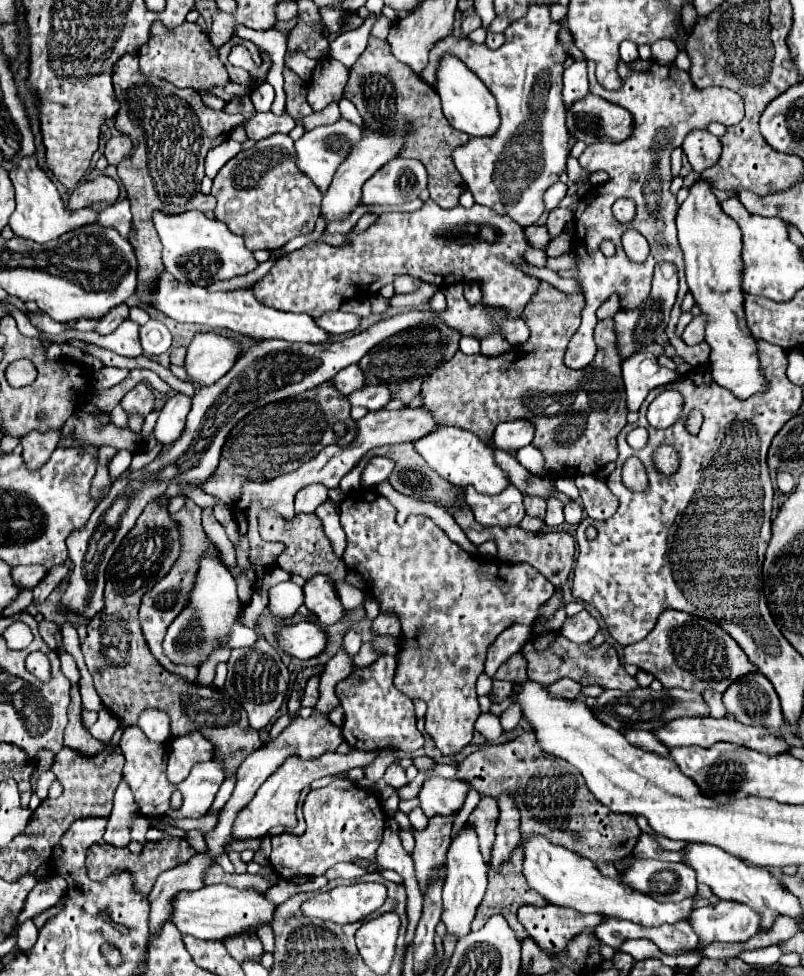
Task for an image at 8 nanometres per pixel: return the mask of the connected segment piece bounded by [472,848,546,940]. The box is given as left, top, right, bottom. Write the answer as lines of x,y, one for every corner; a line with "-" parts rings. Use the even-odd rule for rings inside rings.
518,848
514,858
510,858
510,862
502,866
498,874
494,874
494,870
488,872
488,890
472,920
472,930
478,930
480,926
484,926
490,914
500,912
504,914
506,920
510,920
510,926
516,930
518,940
522,940
522,934
526,932
516,920
516,910
524,904
546,904
546,900
540,894
534,894
530,886
526,886
526,880
522,874
522,848

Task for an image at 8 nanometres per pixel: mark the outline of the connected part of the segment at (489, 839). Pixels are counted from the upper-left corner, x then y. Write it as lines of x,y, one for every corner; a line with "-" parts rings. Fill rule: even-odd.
482,796
480,804
474,808
468,820
472,820
478,840
480,840
480,850
484,860
490,860
490,846
494,842
494,828
498,822
498,802
492,796

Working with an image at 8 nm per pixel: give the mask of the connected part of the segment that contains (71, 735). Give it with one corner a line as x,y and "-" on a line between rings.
72,686
70,688
70,706
68,706
68,726
64,730
64,744
86,754
86,756
94,756
102,750
106,750
108,746
116,744
118,742
118,734
112,738
112,742
104,744
104,742
98,742
96,738
92,738
92,734
84,728
82,720
80,720
80,708
82,708
82,702
80,702
80,692
78,692
78,686

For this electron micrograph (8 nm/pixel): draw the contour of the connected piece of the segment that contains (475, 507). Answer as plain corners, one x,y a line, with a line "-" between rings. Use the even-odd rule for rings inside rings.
510,482
500,494
488,496
474,490
474,486
466,488
466,502
474,512
474,518
482,526
518,526
526,516
522,504
522,492

